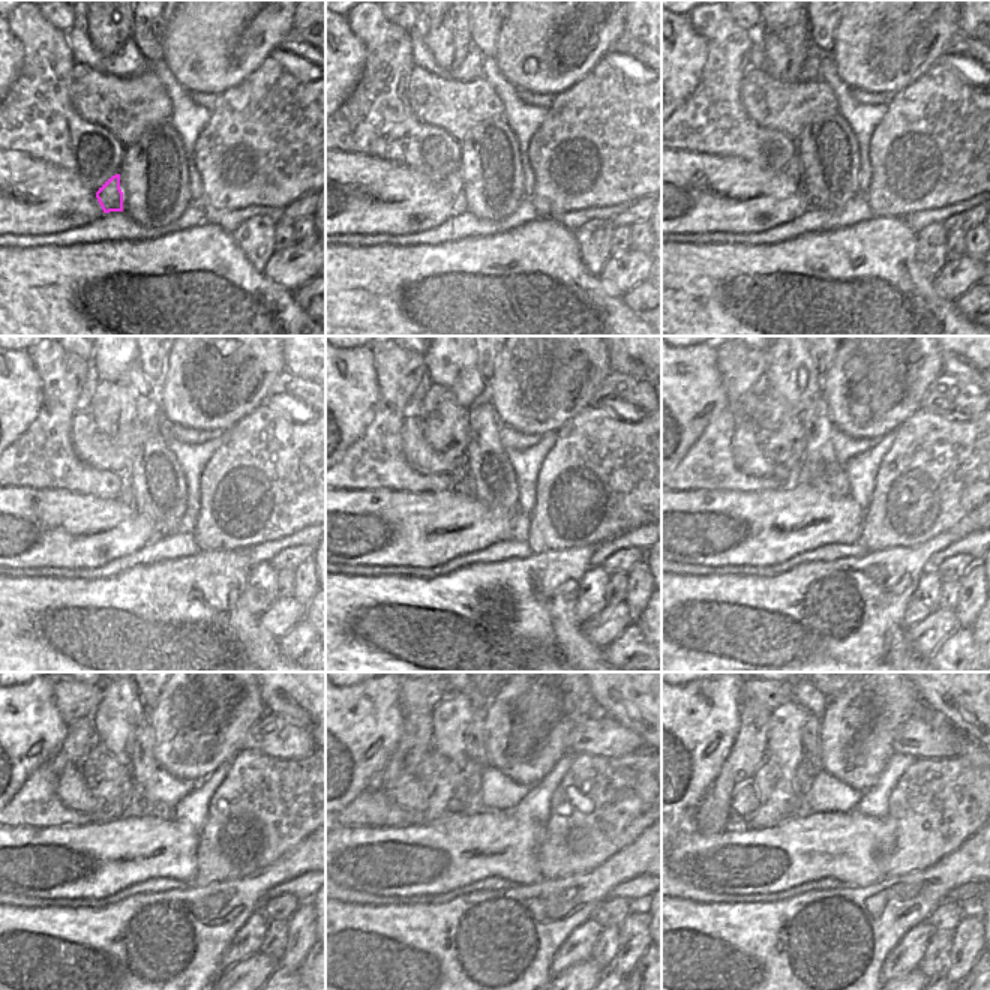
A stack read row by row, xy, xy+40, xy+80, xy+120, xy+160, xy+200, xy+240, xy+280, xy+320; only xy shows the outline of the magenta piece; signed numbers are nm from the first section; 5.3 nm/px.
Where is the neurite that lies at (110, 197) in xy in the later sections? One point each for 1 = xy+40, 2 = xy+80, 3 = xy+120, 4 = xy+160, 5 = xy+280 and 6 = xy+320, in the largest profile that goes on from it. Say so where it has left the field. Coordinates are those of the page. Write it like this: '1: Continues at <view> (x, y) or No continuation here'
1: Continues at xy+40 (453, 180)
2: Continues at xy+80 (792, 168)
3: Continues at xy+120 (125, 495)
4: Continues at xy+160 (459, 479)
5: Continues at xy+280 (471, 773)
6: Continues at xy+320 (806, 774)

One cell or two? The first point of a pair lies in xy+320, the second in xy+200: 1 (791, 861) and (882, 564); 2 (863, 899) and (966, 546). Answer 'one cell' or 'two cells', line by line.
1: two cells
2: two cells

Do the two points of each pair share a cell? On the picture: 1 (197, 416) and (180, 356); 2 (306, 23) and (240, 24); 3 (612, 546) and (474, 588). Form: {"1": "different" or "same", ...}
{"1": "same", "2": "different", "3": "different"}

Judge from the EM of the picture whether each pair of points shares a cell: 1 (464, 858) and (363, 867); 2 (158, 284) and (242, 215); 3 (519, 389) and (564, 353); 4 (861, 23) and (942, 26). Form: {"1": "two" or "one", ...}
{"1": "one", "2": "two", "3": "one", "4": "one"}

